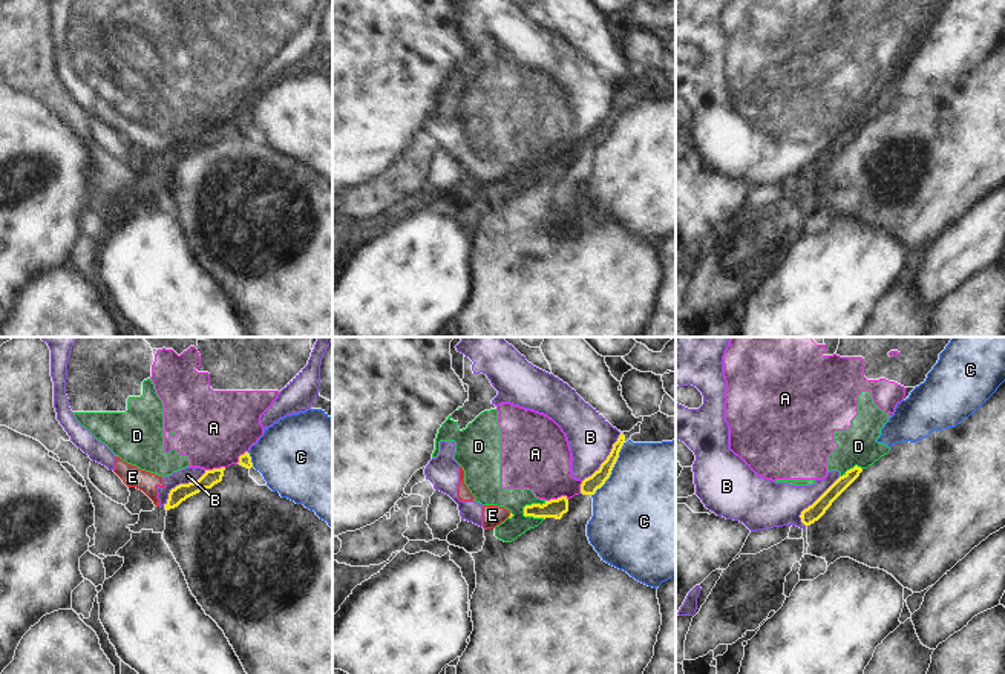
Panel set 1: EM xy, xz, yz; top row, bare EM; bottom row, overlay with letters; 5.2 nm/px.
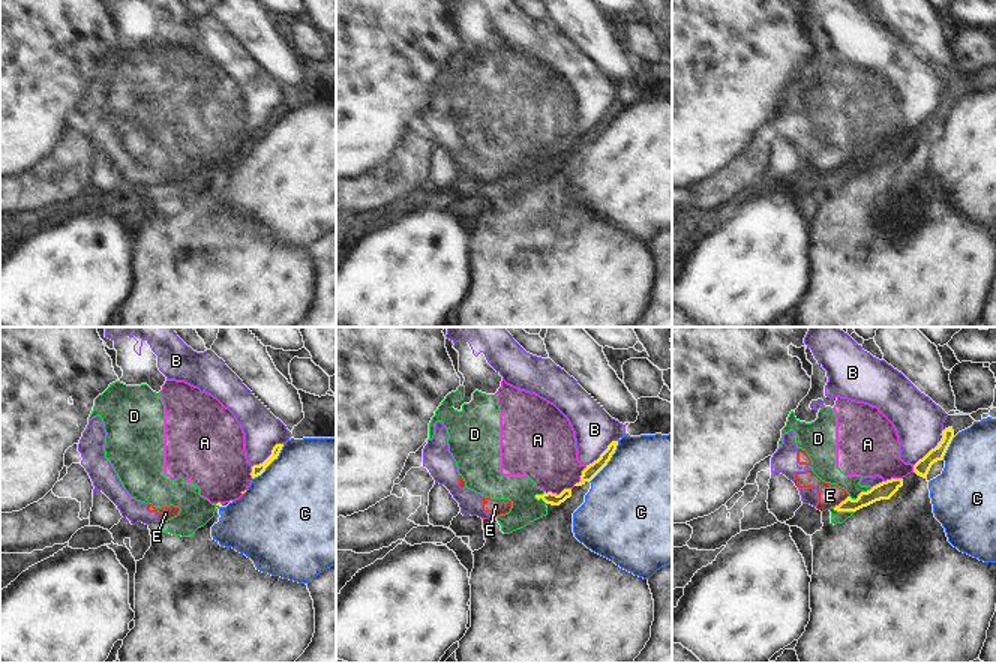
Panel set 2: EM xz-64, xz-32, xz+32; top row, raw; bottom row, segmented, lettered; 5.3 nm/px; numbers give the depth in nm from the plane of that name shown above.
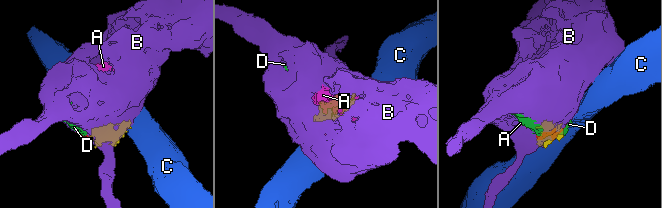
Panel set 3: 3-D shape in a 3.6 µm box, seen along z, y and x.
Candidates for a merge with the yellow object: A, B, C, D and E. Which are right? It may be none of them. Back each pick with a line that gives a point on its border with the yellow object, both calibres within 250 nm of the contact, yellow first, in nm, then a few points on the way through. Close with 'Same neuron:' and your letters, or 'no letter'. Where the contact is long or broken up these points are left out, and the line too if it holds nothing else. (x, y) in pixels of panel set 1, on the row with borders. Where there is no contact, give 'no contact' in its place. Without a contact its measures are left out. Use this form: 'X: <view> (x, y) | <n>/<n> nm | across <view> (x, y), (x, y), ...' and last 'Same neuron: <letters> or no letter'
Same neuron: no letter

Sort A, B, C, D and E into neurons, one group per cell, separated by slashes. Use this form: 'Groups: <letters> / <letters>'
Groups: A B D E / C

